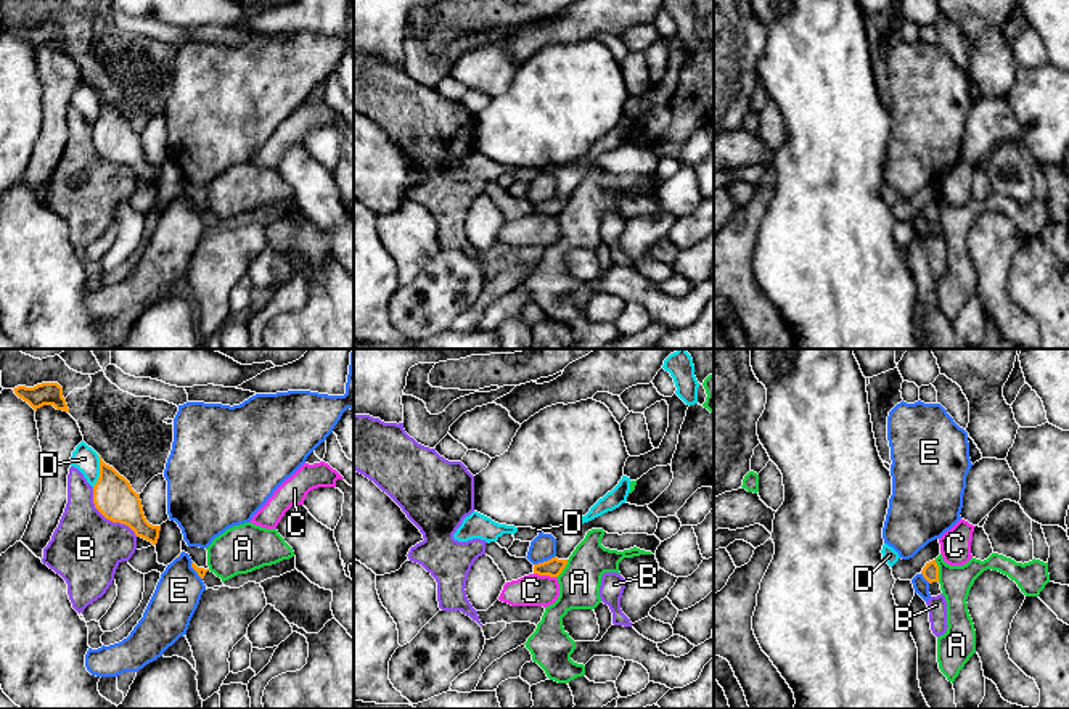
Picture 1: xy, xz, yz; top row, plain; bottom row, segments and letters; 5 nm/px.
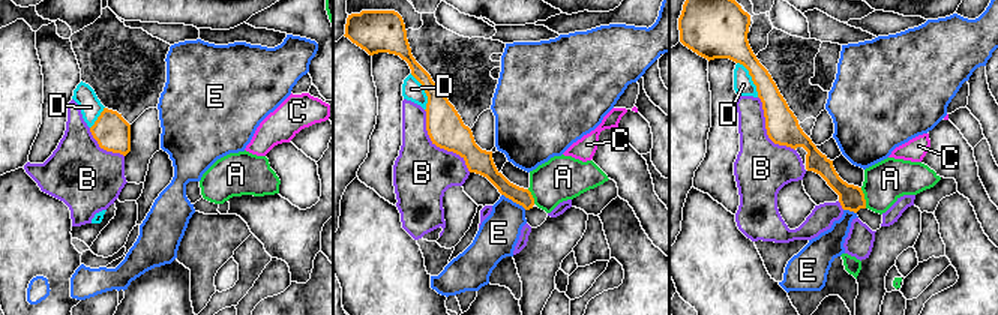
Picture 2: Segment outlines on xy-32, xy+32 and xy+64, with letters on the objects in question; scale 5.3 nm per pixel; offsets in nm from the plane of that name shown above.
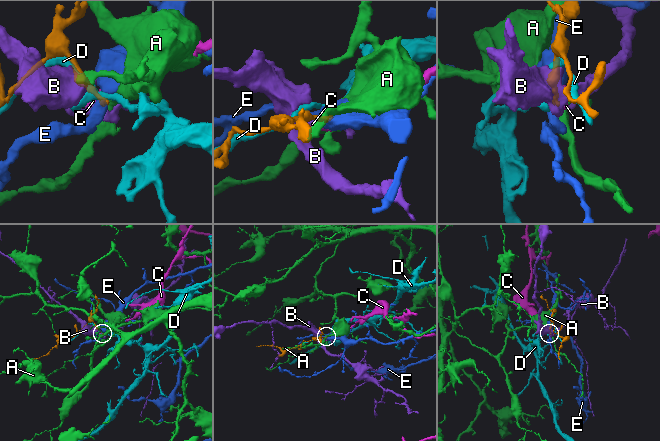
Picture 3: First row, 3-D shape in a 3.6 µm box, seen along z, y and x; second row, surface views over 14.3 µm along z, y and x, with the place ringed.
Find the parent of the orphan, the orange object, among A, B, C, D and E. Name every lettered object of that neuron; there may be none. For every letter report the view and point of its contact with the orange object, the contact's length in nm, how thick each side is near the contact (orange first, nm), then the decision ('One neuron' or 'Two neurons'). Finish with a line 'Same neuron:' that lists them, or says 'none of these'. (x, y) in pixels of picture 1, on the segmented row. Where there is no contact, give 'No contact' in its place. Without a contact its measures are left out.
A: Touches orange at yz (937, 571). Shared border 110 nm. Thickness 80 nm (orange) against 160 nm. Two neurons
B: Touches orange at xy (106, 518). Shared border 340 nm. Thickness 200 nm (orange) against 360 nm. Two neurons
C: Touches orange at xz (545, 574). Shared border 110 nm. Thickness 90 nm (orange) against 160 nm. Two neurons
D: Touches orange at xy (100, 471). Shared border 160 nm. Thickness 200 nm (orange) against 120 nm. Two neurons
E: Touches orange at xz (544, 561). Shared border 120 nm. Thickness 90 nm (orange) against 130 nm. Two neurons
Same neuron: none of these

